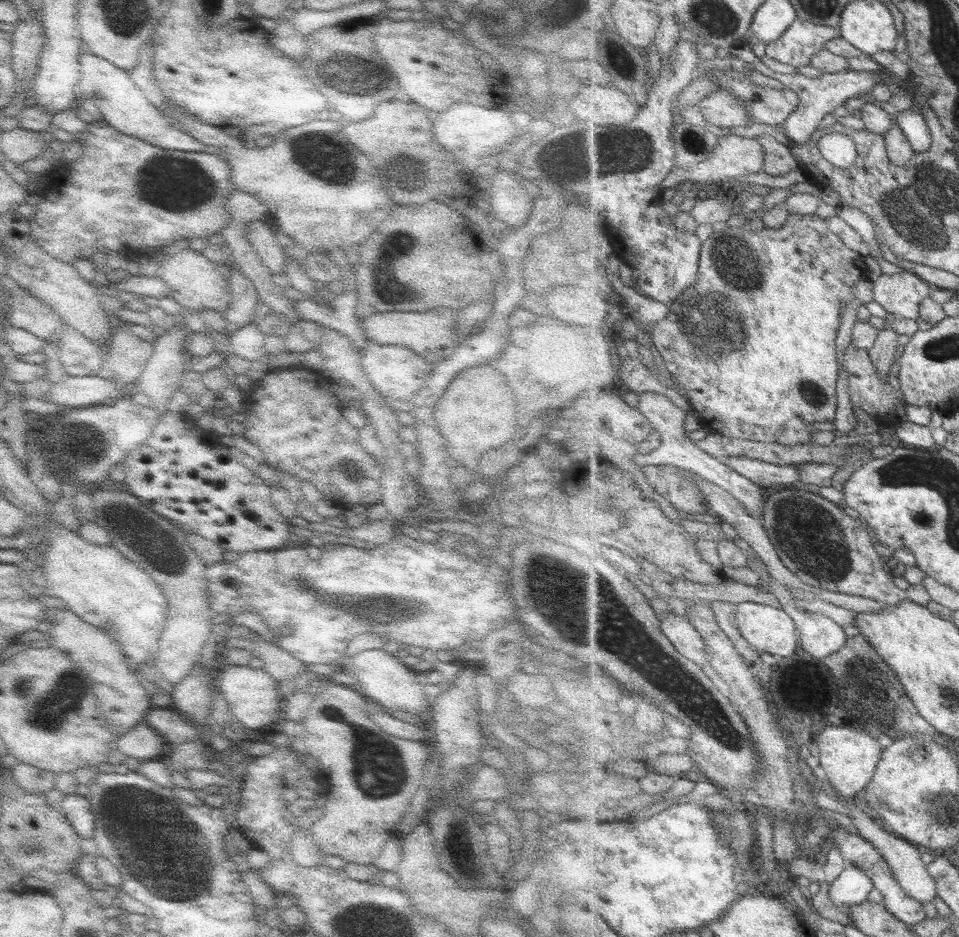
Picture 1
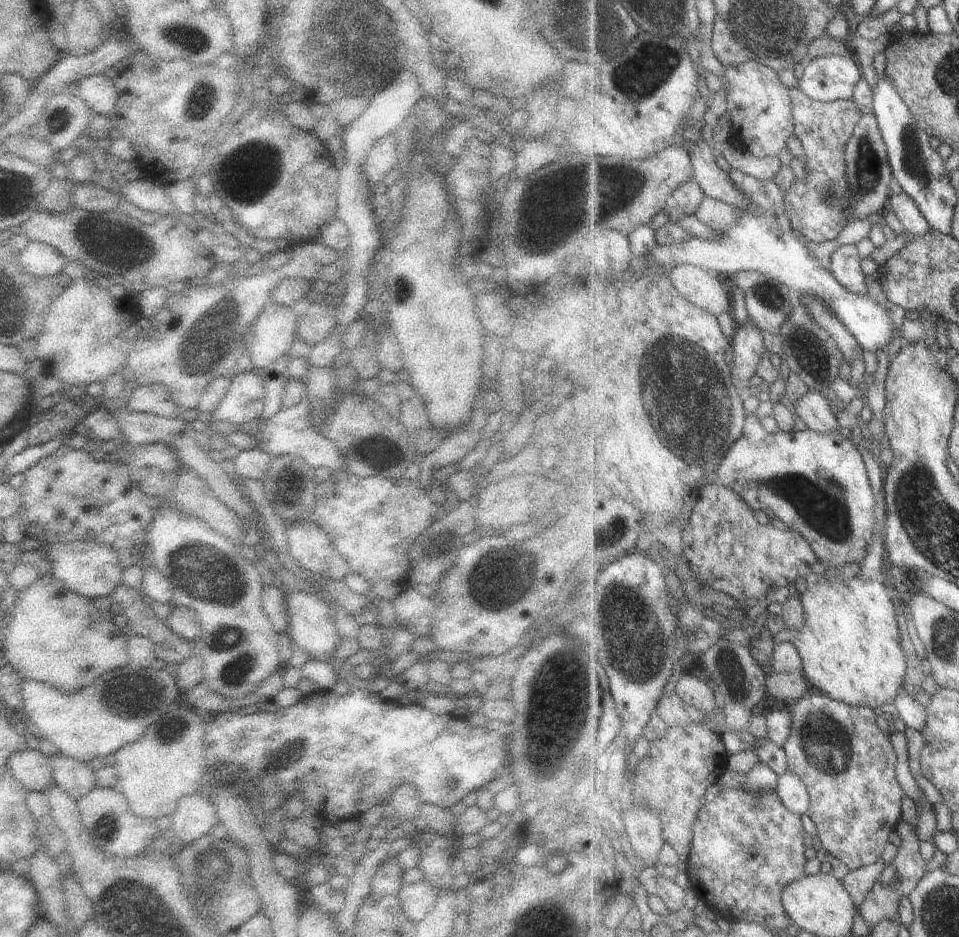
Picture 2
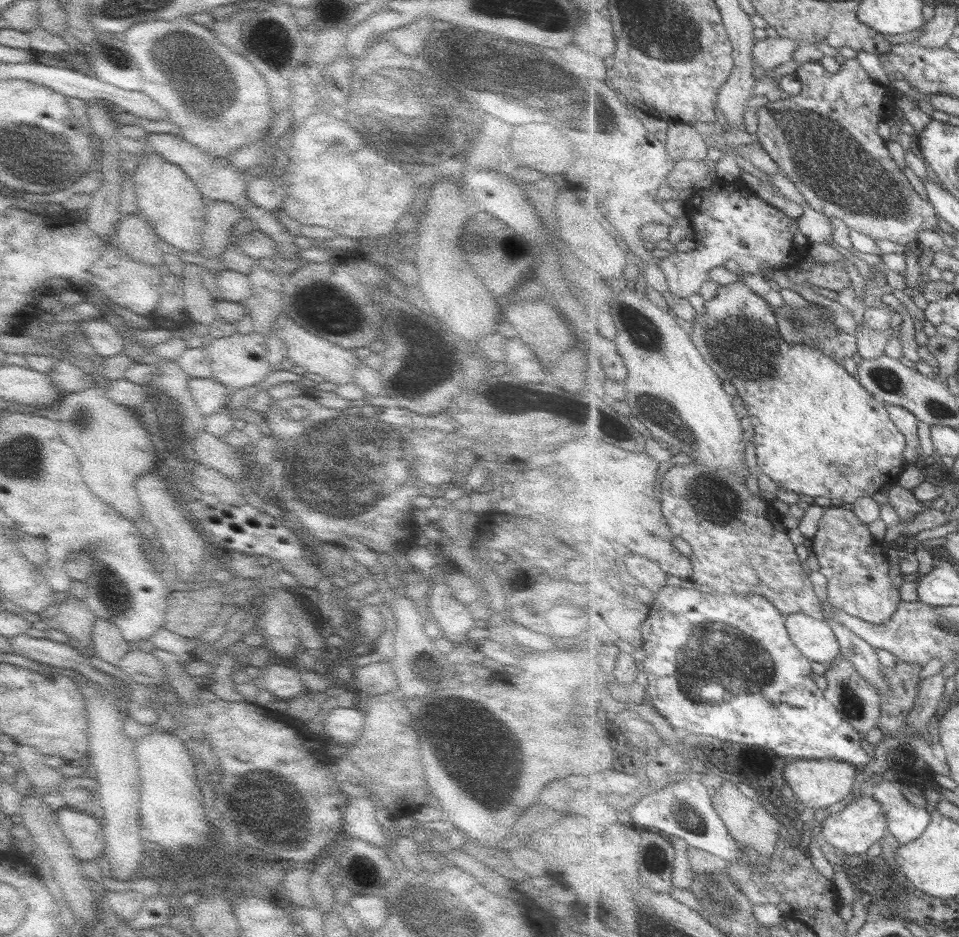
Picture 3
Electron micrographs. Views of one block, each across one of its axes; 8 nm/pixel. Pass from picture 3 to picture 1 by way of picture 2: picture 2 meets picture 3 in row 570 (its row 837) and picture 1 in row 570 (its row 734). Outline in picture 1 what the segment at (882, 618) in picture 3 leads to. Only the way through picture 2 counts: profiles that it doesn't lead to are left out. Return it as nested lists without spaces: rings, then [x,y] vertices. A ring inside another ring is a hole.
[[[787,486],[770,494],[762,522],[785,566],[805,584],[872,598],[890,606],[907,599],[906,590],[897,588],[893,582],[888,558],[880,557],[875,551],[873,532],[862,520],[845,514],[841,503],[830,502],[818,493],[801,492]]]

